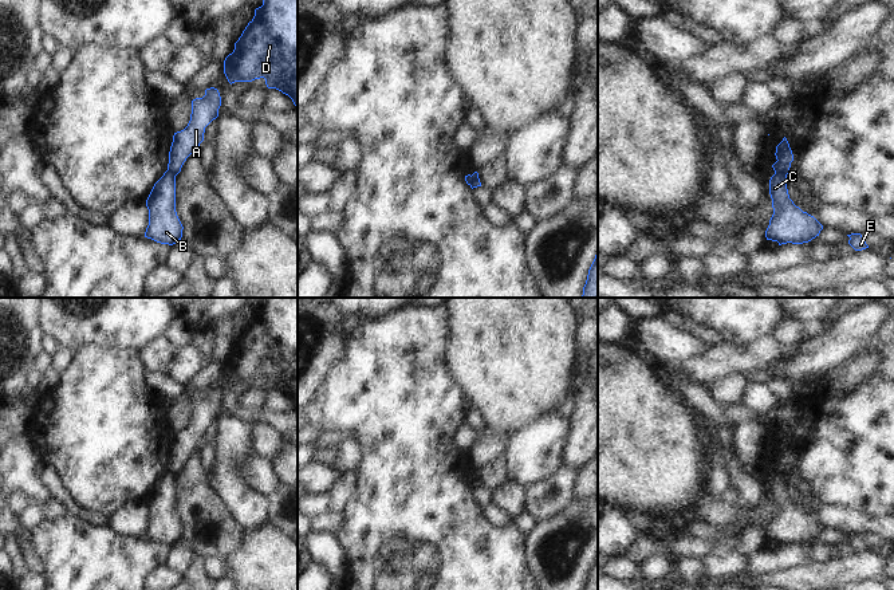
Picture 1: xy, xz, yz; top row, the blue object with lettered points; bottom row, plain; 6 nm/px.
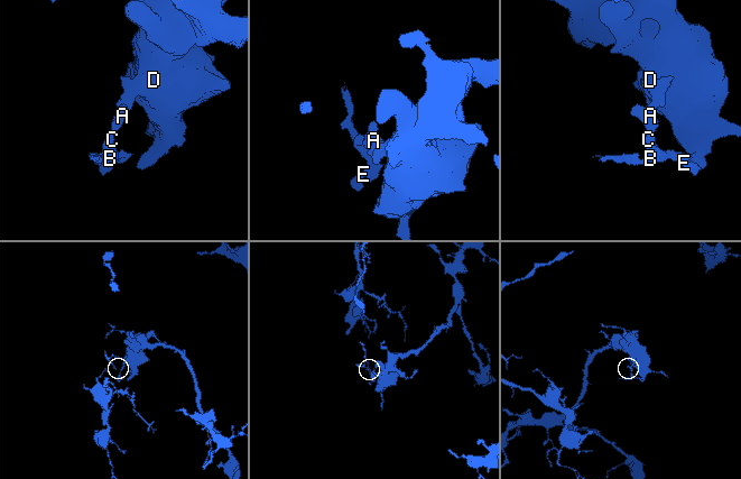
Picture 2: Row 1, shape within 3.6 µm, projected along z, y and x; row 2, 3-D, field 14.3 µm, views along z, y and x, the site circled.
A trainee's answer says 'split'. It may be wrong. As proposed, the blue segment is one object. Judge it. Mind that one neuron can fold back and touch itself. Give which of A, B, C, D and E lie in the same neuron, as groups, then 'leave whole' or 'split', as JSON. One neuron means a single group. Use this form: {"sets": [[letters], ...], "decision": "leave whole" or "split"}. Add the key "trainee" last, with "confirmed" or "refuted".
{"sets": [["A", "D"], ["B", "C", "E"]], "decision": "split", "trainee": "confirmed"}

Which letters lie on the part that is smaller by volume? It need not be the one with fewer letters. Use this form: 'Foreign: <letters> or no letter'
Foreign: B, C, E

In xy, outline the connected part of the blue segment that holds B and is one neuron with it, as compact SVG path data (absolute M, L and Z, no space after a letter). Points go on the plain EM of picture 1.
M165 472L154 484L147 500L149 526L145 538L173 546L182 538L182 524L176 512L176 475Z

